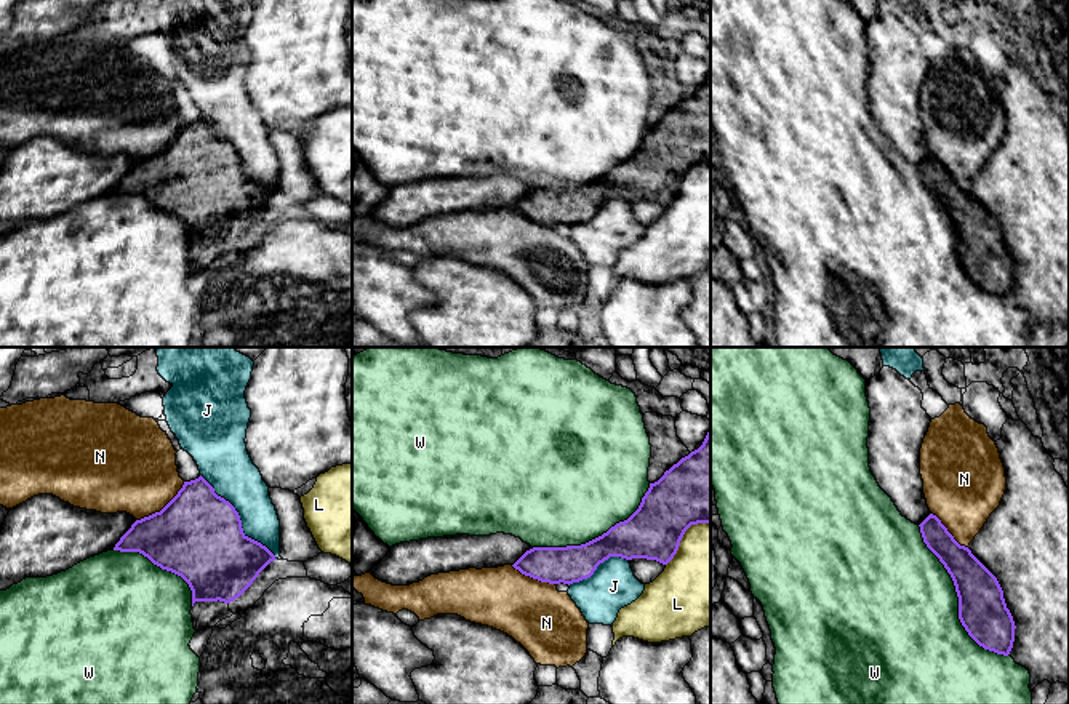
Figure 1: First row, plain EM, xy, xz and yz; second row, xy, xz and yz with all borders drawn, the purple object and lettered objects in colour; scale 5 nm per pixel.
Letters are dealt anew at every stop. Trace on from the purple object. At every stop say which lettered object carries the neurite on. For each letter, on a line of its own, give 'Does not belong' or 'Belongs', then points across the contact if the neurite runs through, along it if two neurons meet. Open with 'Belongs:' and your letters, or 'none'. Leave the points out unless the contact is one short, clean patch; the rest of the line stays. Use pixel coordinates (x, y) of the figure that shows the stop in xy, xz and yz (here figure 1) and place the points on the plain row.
Belongs: none
J: Does not belong
L: Does not belong
N: Does not belong
W: Does not belong

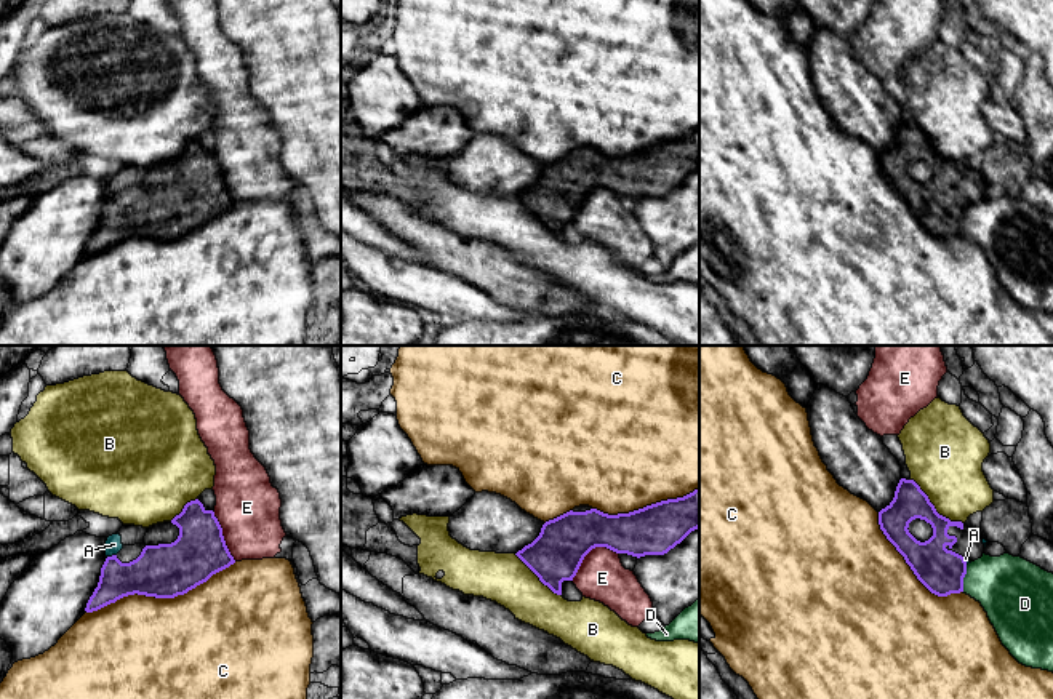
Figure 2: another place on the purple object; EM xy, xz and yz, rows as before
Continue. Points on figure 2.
Belongs: A
A: Belongs
B: Does not belong. Boundary: yz (909, 120), (940, 155), (962, 165)
C: Does not belong
D: Does not belong
E: Does not belong

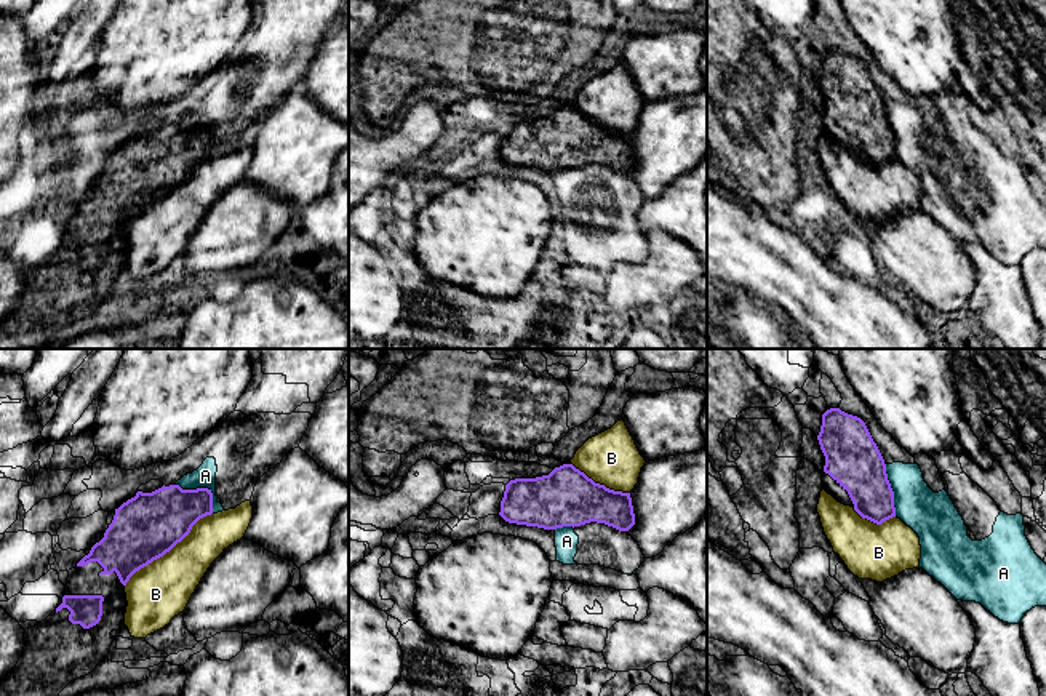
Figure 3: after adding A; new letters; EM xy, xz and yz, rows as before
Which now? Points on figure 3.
Belongs: none
A: Does not belong. Boundary: xy (176, 125), (183, 130), (207, 130), (211, 135), (213, 154)
B: Does not belong

